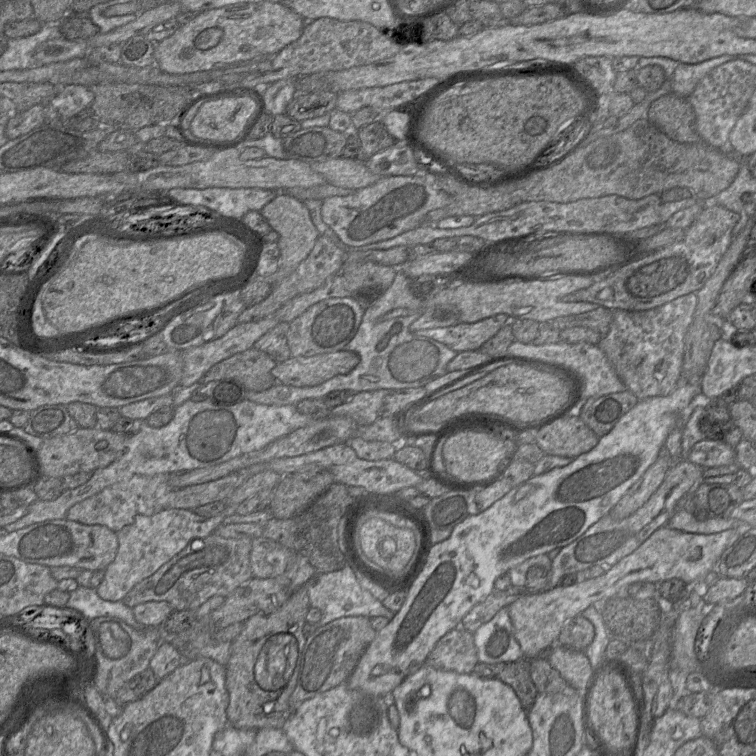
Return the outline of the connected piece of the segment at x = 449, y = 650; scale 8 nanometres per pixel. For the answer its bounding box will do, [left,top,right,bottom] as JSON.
[426,626,479,673]

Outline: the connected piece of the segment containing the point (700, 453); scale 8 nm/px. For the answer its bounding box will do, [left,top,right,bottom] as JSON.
[686,440,735,468]

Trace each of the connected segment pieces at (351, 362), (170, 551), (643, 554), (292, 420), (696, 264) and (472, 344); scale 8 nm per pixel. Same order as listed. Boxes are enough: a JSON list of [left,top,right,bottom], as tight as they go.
[[272,350,360,387],[97,508,235,601],[507,525,739,659],[4,398,316,533],[562,204,739,311],[415,313,510,352]]

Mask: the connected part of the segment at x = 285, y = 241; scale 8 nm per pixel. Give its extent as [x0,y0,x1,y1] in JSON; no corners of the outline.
[260,192,319,288]

